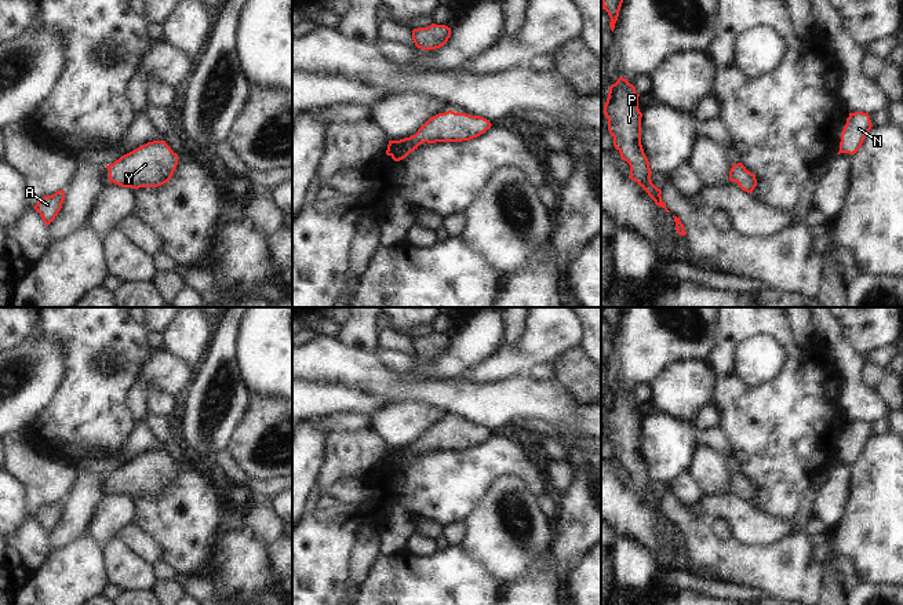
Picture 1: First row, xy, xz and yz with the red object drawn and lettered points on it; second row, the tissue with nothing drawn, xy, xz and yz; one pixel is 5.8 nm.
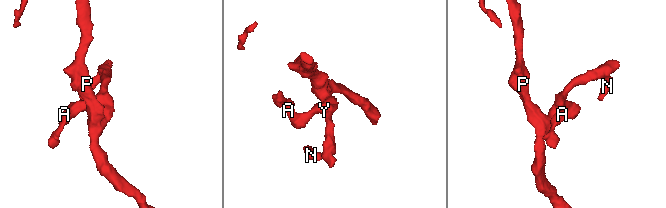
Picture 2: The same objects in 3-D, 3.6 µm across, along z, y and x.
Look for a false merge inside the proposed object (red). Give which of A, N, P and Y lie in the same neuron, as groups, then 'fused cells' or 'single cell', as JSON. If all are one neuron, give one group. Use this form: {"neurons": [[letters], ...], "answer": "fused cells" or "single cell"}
{"neurons": [["A", "N", "P", "Y"]], "answer": "single cell"}

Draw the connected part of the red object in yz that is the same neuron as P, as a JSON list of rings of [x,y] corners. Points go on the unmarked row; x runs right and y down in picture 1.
[[[623,386],[609,396],[604,413],[608,440],[613,445],[613,455],[620,467],[630,474],[630,488],[637,491],[656,514],[670,521],[662,510],[662,499],[651,489],[652,480],[641,453],[642,422],[638,418],[638,405],[636,396]]]

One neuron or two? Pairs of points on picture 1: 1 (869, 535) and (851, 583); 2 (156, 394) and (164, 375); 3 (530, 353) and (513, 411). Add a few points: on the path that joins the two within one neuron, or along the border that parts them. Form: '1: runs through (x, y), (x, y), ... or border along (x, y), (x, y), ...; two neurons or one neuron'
1: border along (856, 572), (863, 580); two neurons
2: border along (173, 396), (148, 386), (144, 392), (144, 409); two neurons
3: border along (527, 374), (506, 376), (492, 382); two neurons

